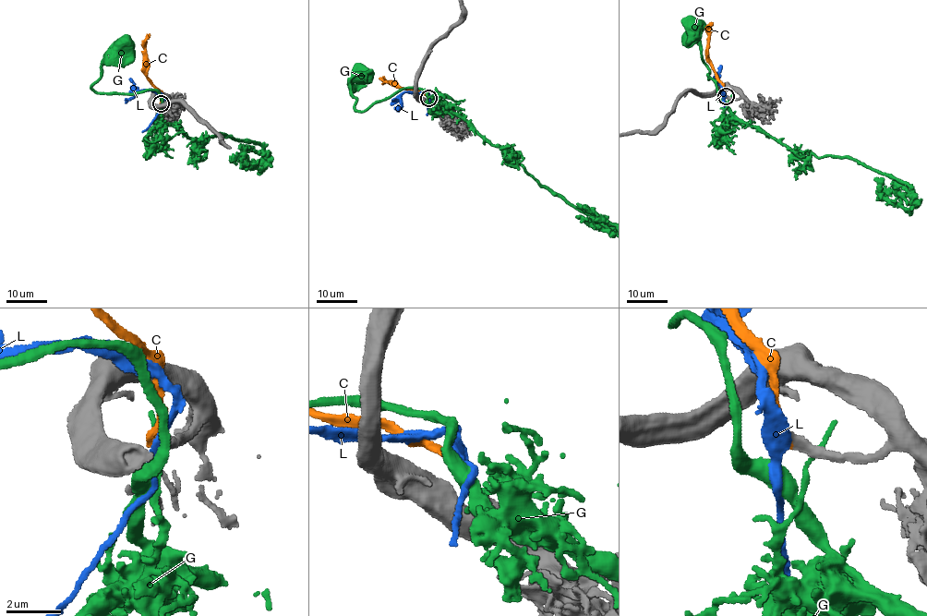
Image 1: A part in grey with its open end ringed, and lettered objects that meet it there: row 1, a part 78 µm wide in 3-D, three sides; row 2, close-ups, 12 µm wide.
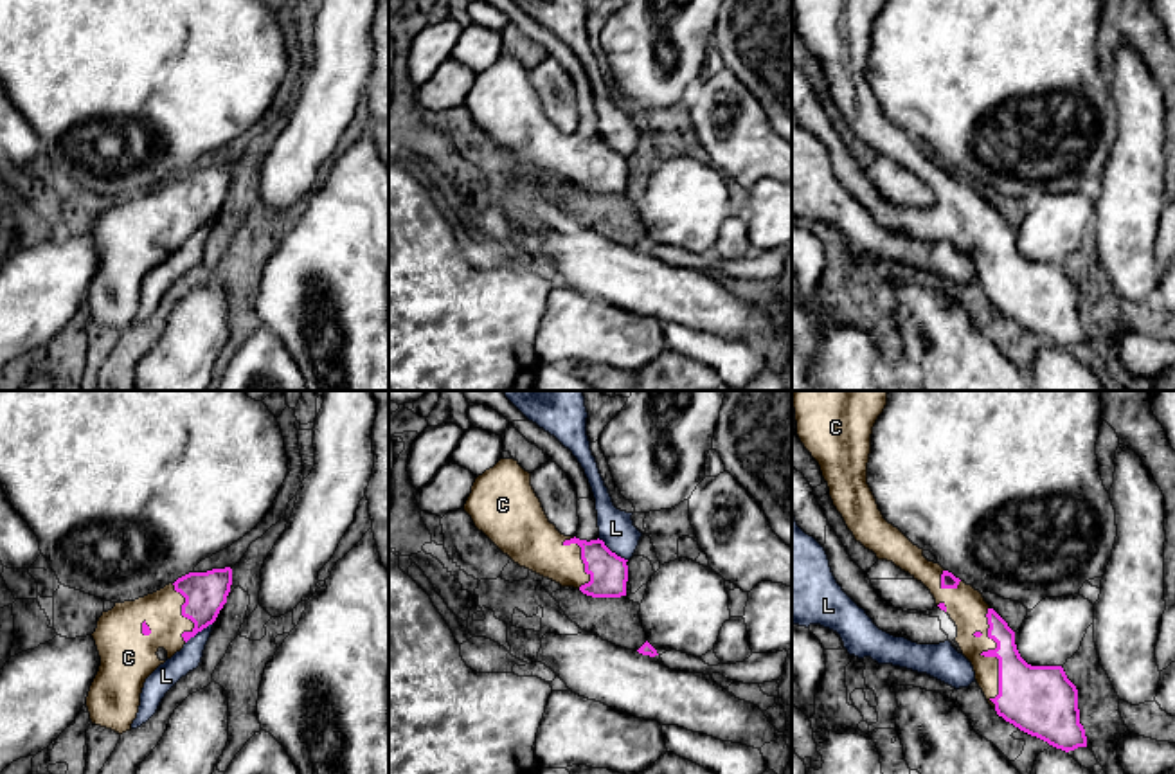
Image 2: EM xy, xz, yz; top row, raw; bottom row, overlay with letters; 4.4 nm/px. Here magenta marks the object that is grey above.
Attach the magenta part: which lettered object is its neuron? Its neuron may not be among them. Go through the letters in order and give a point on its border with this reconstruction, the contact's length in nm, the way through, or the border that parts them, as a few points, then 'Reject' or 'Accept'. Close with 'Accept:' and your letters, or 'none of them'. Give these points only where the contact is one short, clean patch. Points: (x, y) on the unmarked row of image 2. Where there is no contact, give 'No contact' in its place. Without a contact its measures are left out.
C: Touches magenta at yz (988, 252). Shared border 460 nm. Accept
G: No contact. Reject
L: Touches magenta at xz (610, 148). Shared border 170 nm. Boundary: xz (598, 135), (627, 157). Reject
Accept: C

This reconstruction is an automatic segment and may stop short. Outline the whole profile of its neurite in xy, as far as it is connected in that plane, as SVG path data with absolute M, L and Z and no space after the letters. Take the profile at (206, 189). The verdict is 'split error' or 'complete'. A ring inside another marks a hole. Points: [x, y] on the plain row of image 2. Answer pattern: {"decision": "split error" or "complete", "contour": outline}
{"decision": "split error", "contour": "M230 164L189 169L153 191L115 200L112 207L103 209L92 230L101 254L99 268L86 293L92 320L119 331L130 328L139 310L146 275L166 259L158 256L157 248L164 245L171 256L191 234L212 221L227 200L230 182Z"}

